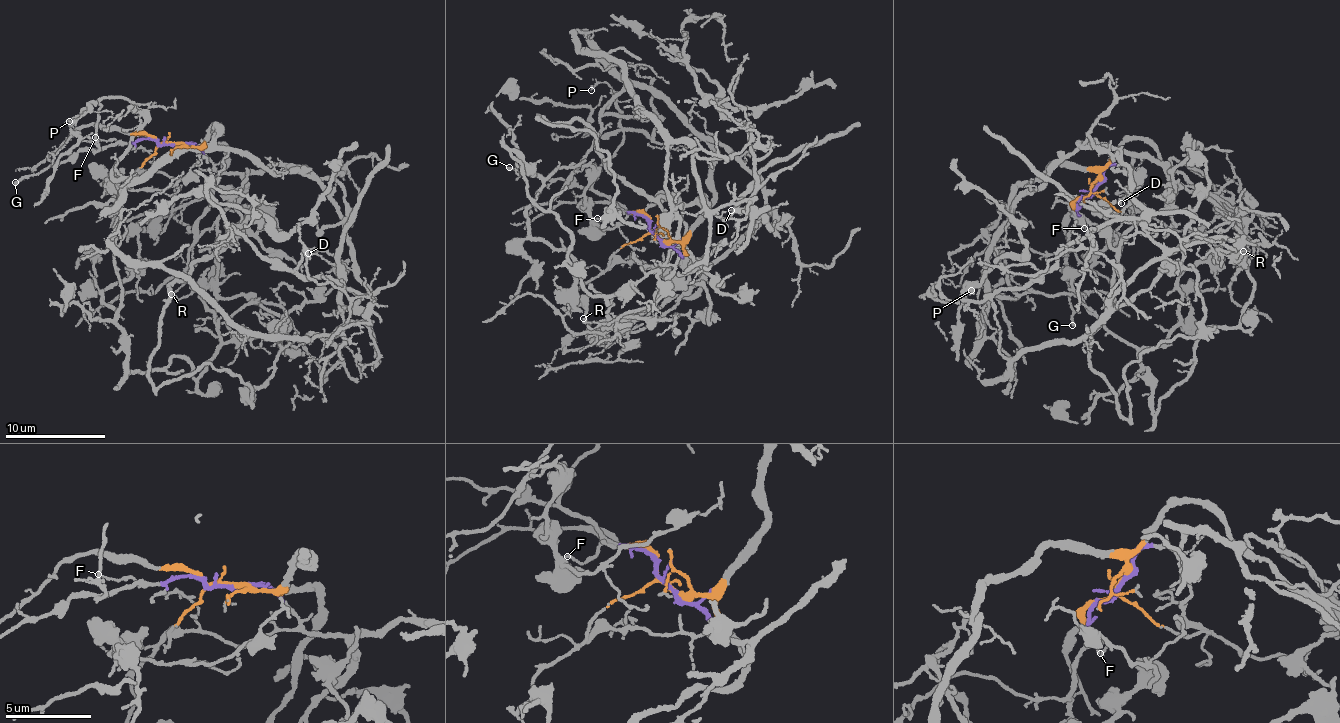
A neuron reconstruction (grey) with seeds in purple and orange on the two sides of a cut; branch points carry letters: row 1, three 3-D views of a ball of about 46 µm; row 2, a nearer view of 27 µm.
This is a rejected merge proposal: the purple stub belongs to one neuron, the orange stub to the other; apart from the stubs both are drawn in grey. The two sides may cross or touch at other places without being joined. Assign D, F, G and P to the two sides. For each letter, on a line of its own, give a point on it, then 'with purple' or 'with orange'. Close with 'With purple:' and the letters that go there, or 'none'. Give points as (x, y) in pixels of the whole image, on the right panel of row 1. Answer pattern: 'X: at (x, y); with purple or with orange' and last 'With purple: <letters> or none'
D: at (1121, 203); with purple
F: at (1084, 228); with purple
G: at (1072, 325); with purple
P: at (971, 290); with purple
With purple: D, F, G, P

